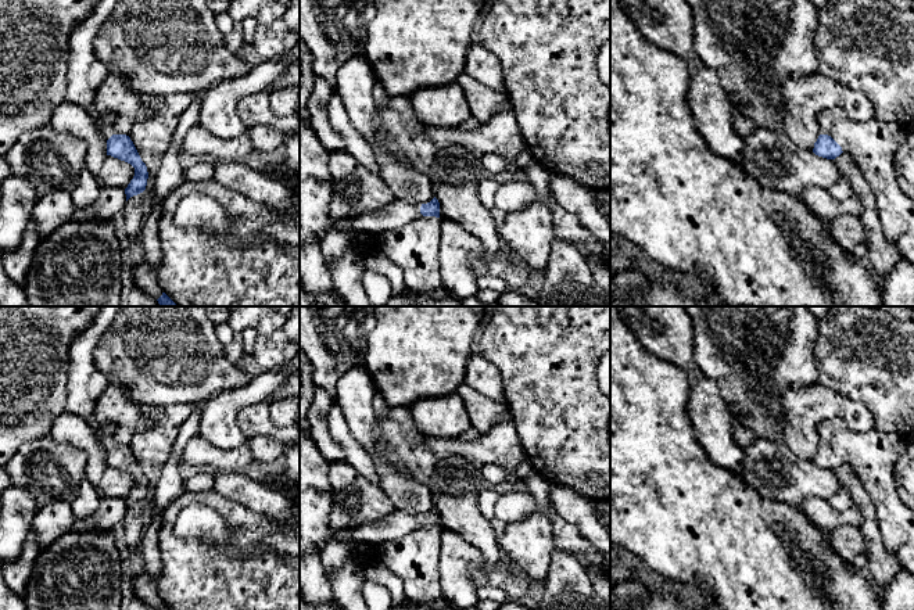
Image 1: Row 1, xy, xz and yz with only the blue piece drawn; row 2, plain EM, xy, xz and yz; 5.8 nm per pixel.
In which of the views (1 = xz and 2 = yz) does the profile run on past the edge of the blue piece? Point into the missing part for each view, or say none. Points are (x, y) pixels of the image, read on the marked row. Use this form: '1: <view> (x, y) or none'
1: xz (415, 247)
2: yz (873, 146)

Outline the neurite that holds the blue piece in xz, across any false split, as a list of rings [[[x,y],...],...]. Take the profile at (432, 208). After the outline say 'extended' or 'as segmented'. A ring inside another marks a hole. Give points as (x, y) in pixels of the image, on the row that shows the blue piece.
[[[440,202],[415,205],[416,216],[402,227],[376,234],[383,251],[402,272],[405,284],[415,293],[442,288],[440,247]]]; extended

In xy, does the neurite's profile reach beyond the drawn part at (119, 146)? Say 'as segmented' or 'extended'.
extended

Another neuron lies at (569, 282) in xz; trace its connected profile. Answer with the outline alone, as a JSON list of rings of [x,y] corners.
[[[553,236],[537,304],[538,306],[610,306],[610,293],[592,277],[591,268],[578,248]]]

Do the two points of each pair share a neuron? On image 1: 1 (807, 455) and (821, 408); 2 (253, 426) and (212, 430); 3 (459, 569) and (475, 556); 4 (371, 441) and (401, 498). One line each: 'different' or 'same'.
1: same
2: different
3: same
4: same

